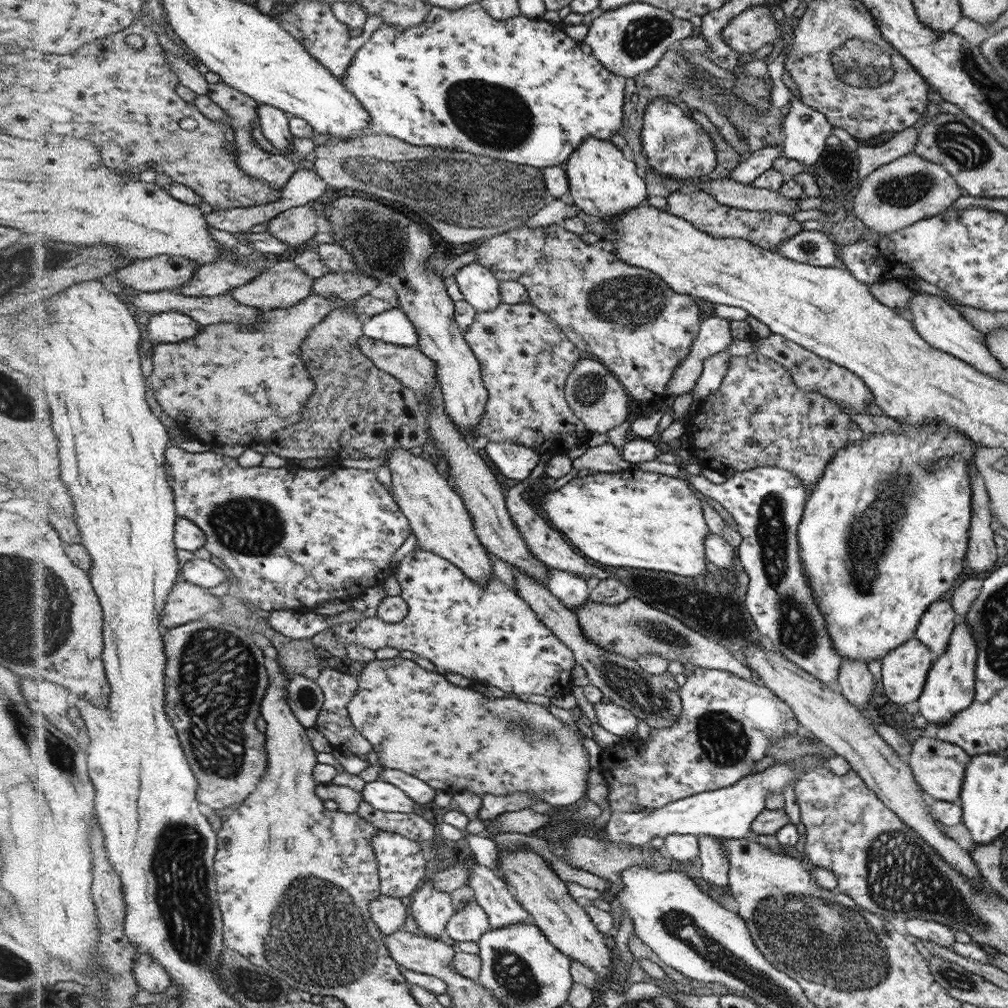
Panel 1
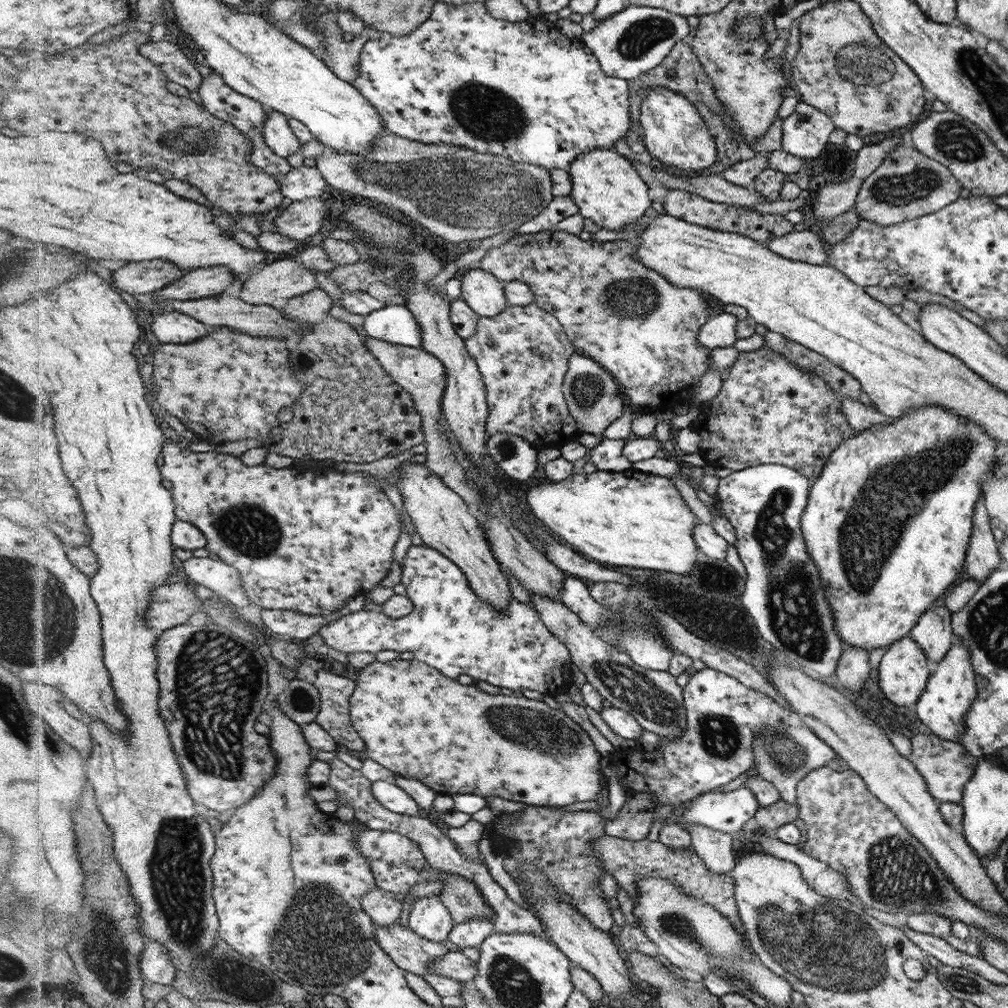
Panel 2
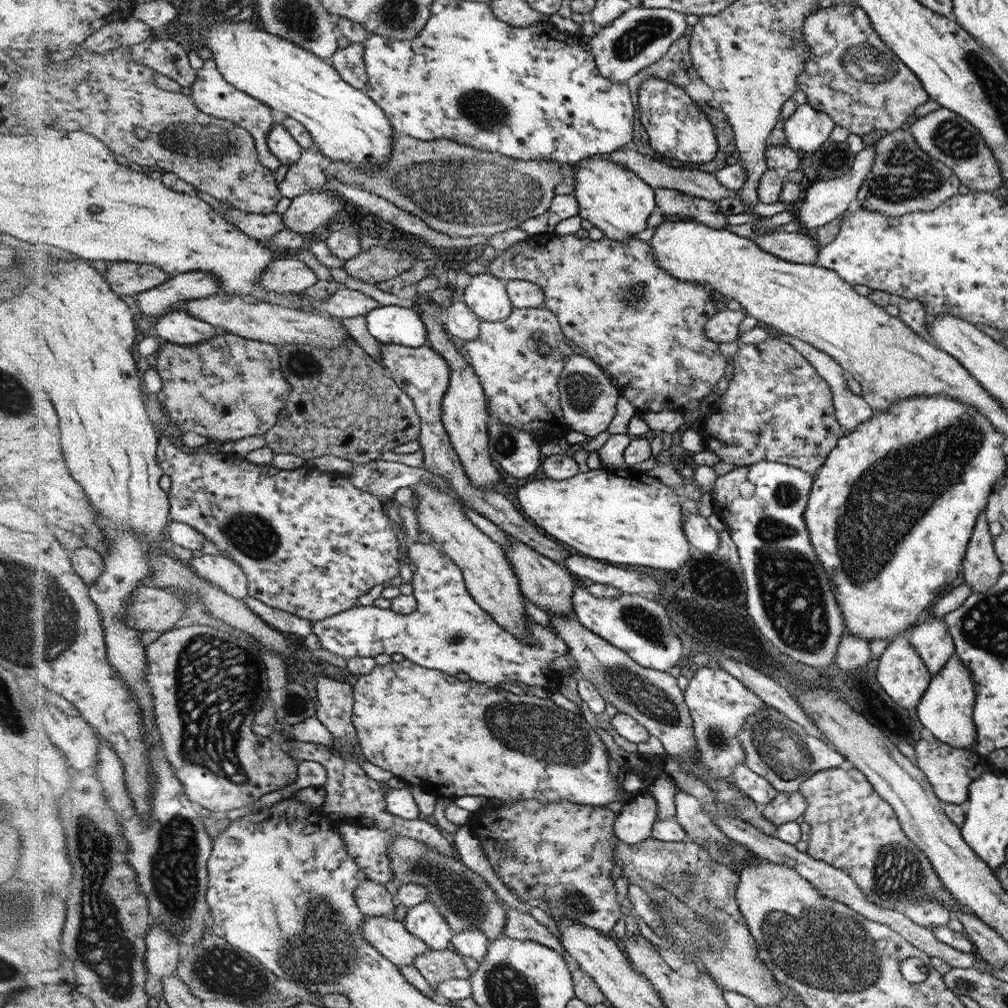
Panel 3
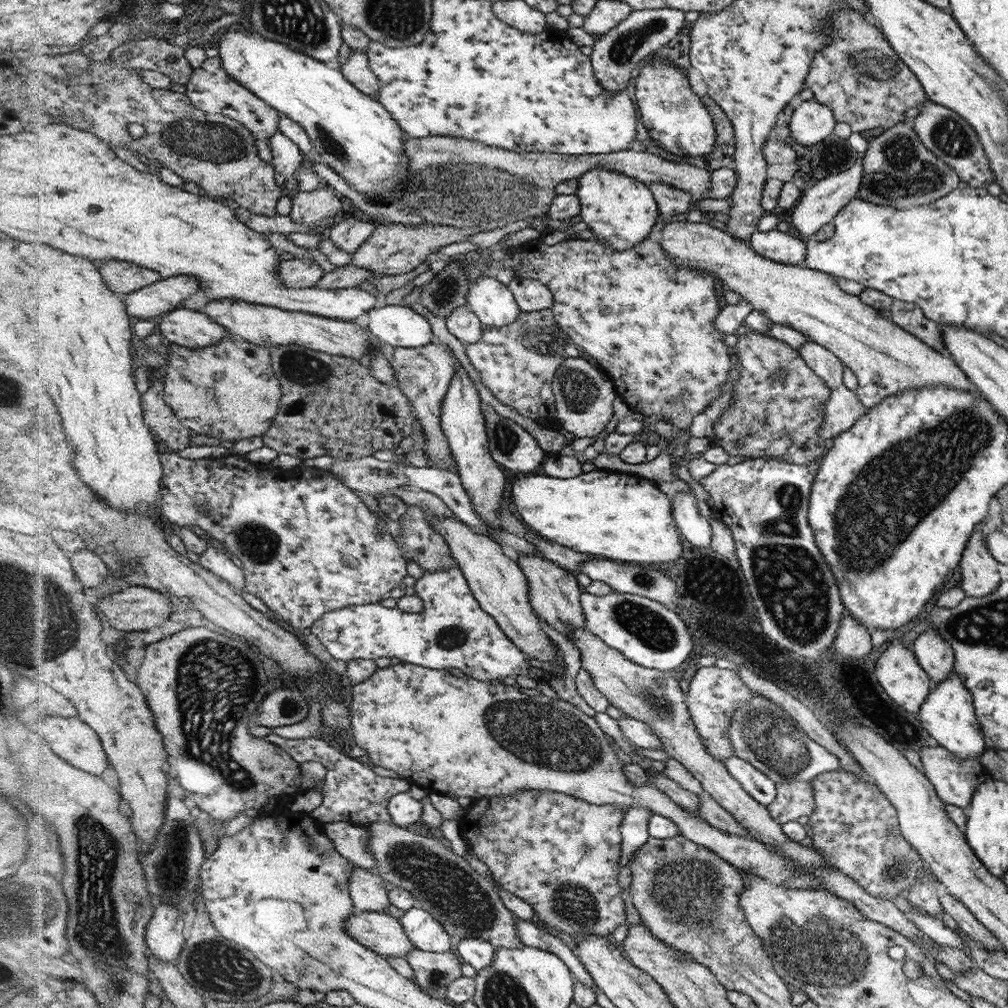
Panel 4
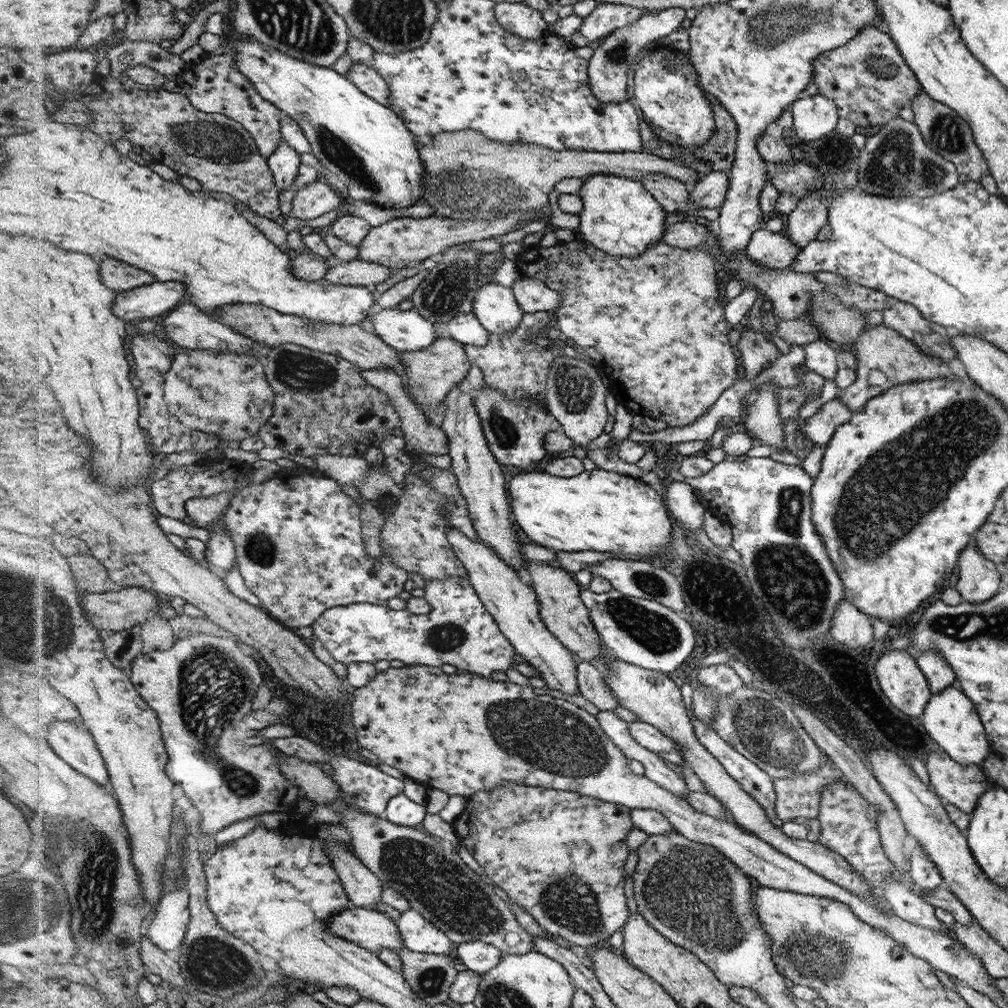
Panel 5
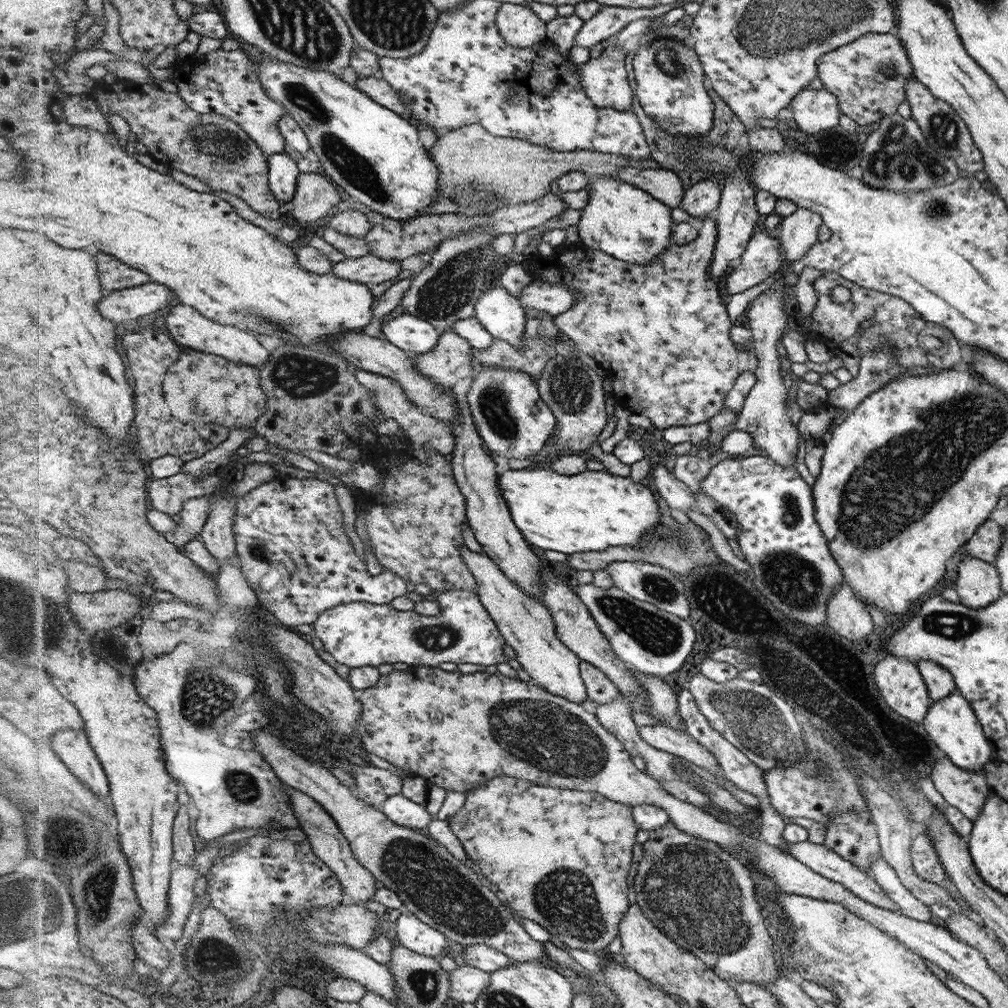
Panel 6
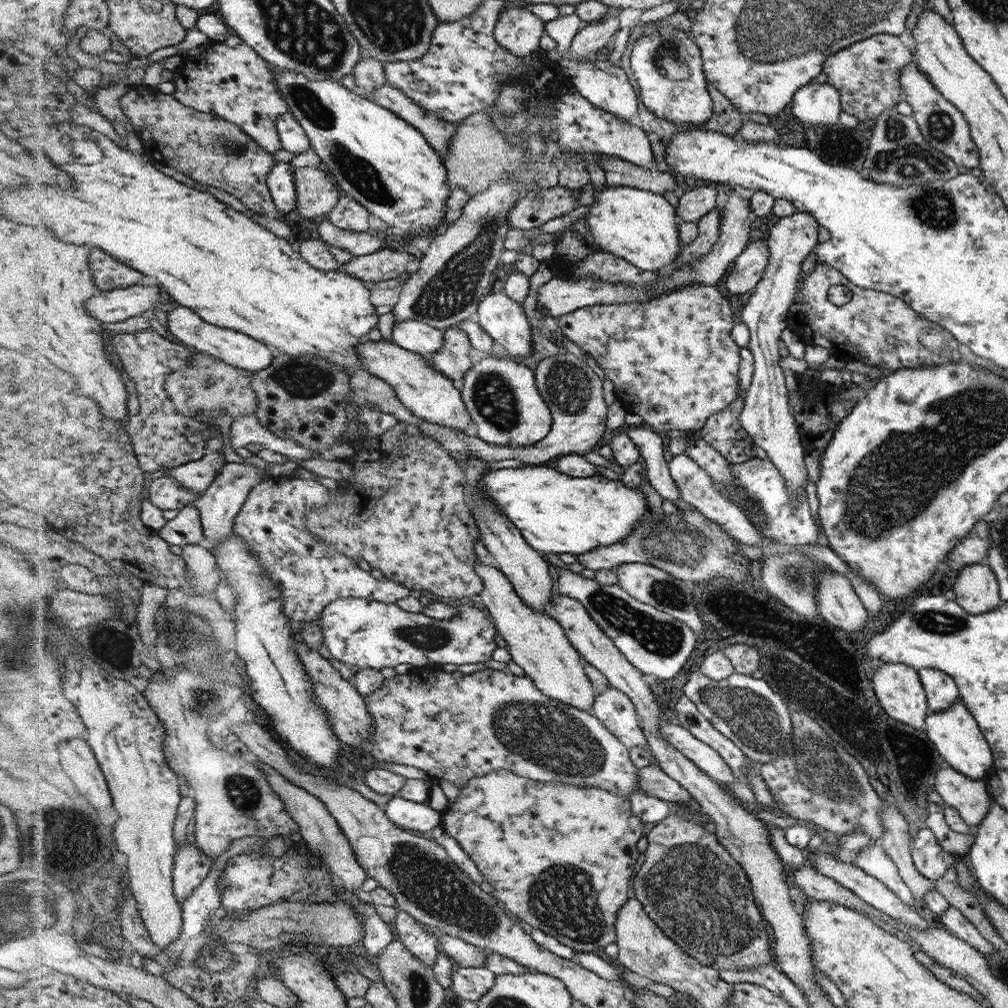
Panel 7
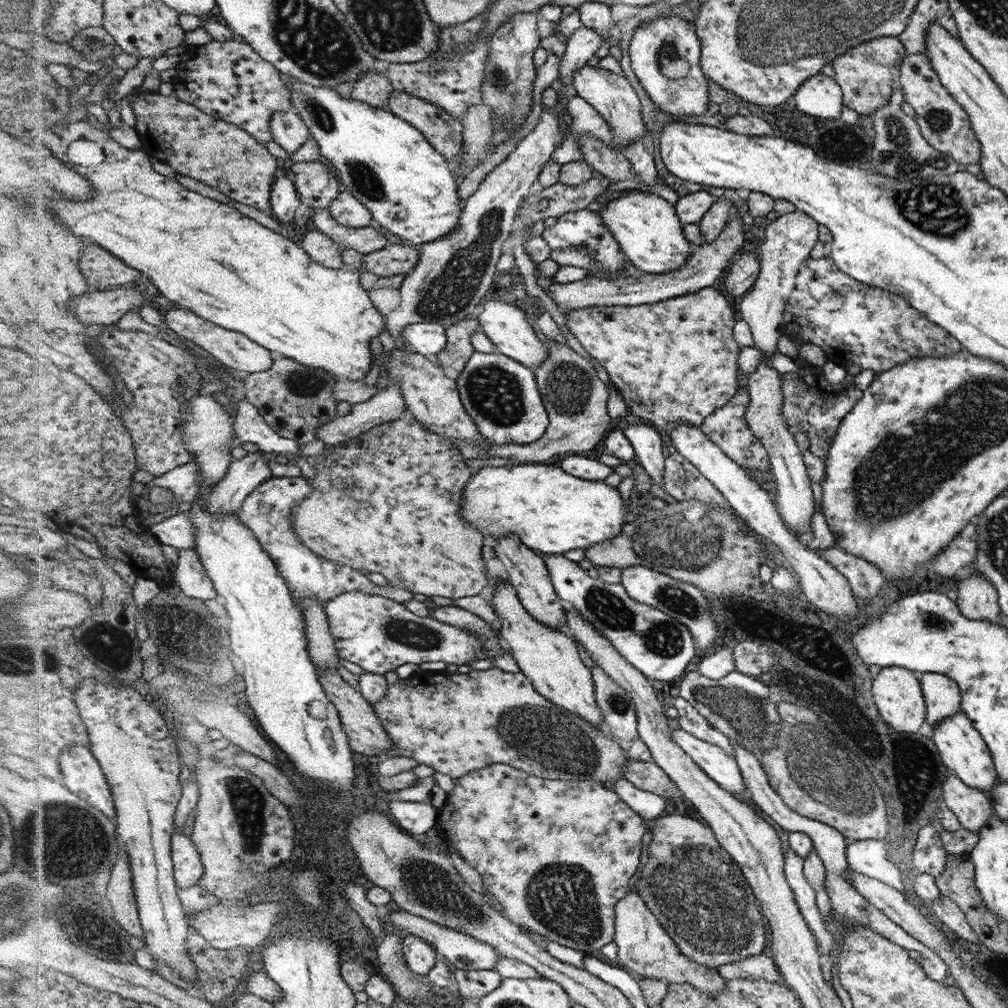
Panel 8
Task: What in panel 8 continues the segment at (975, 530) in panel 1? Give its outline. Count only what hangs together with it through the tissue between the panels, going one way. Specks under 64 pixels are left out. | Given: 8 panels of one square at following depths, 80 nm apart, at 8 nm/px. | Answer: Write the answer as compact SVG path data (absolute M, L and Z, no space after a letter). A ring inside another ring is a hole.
M966 570L957 578L956 603L966 618L1002 622L1000 599L993 583L978 571Z

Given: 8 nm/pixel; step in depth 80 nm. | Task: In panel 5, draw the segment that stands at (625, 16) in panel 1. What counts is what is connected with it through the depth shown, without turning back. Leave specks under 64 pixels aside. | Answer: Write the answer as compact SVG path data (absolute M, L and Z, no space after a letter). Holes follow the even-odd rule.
M670 8L654 14L640 15L629 25L617 28L610 33L604 42L596 49L589 59L589 83L594 90L595 97L602 102L619 103L628 100L626 86L628 86L628 68L636 60L636 56L642 50L650 50L655 47L660 38L672 34L677 28L681 28L685 11L682 8Z

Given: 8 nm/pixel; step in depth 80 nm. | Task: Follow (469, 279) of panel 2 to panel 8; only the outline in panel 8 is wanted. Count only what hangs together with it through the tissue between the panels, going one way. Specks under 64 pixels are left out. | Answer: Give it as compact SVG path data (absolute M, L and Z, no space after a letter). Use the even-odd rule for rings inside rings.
M490 299L482 302L482 313L478 315L478 321L484 334L498 347L498 350L507 357L517 359L532 369L541 364L549 356L548 350L538 342L536 332L532 330L526 314L514 305L504 301Z

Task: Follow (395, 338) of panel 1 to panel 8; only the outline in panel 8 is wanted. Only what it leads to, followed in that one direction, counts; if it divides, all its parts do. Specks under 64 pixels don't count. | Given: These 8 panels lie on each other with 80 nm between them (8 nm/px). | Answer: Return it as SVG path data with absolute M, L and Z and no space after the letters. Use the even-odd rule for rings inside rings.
M412 323L401 332L408 348L425 357L436 356L448 344L446 326L440 323Z

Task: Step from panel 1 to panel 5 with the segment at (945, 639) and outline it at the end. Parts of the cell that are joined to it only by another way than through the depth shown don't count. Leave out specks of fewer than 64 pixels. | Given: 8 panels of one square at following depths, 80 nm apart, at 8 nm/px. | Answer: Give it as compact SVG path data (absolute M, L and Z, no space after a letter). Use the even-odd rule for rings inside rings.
M938 649L922 651L916 661L925 673L929 681L929 689L933 690L934 694L942 692L944 688L948 688L947 686L956 684L954 669Z

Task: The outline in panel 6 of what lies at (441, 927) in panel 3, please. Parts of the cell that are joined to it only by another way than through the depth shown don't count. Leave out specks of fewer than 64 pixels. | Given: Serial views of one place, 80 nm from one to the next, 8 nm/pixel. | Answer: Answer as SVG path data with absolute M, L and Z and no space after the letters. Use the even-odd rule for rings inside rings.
M404 910L396 920L398 944L412 949L426 958L438 958L440 953L447 953L450 943L444 934L418 920L414 914Z

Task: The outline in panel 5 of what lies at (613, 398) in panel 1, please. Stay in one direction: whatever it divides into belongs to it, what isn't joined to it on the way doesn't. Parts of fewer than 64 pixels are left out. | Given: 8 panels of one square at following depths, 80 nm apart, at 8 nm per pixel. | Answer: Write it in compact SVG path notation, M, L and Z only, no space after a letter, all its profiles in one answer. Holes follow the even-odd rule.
M563 354L562 358L558 358L551 366L547 377L545 402L550 415L555 416L557 422L561 424L560 429L574 445L587 449L588 444L598 439L598 436L604 432L604 426L608 422L606 386L602 384L602 378L594 370L594 366Z

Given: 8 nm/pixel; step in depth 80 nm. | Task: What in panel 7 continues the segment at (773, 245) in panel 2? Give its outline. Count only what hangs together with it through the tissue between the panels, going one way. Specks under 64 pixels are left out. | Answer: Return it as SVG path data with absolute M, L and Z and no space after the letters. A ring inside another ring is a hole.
M766 241L750 242L726 278L726 290L734 295L749 293L760 282L769 265L770 251Z

